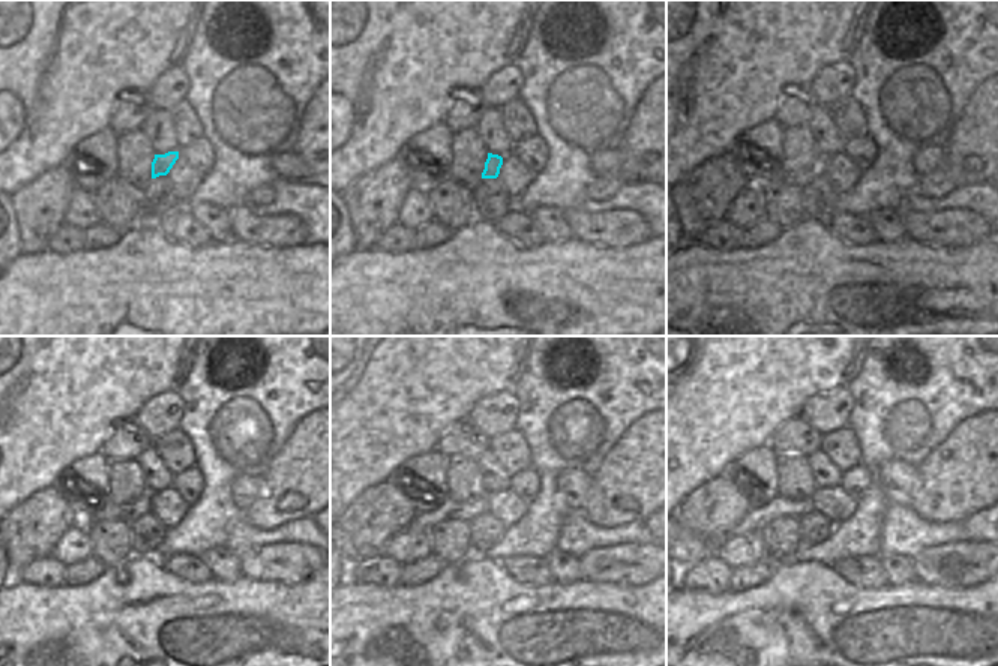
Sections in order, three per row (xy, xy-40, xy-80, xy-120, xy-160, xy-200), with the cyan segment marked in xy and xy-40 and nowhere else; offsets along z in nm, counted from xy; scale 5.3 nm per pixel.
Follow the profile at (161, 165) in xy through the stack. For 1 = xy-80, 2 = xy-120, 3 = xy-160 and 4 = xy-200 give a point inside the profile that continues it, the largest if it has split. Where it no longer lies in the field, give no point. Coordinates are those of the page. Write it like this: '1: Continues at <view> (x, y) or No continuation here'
1: Continues at xy-80 (800, 179)
2: Continues at xy-120 (129, 512)
3: Continues at xy-160 (446, 510)
4: Continues at xy-200 (763, 512)

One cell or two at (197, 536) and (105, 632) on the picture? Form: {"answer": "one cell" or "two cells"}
{"answer": "two cells"}

